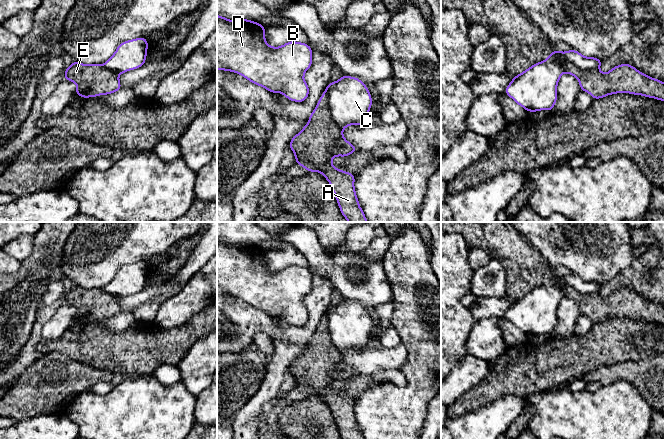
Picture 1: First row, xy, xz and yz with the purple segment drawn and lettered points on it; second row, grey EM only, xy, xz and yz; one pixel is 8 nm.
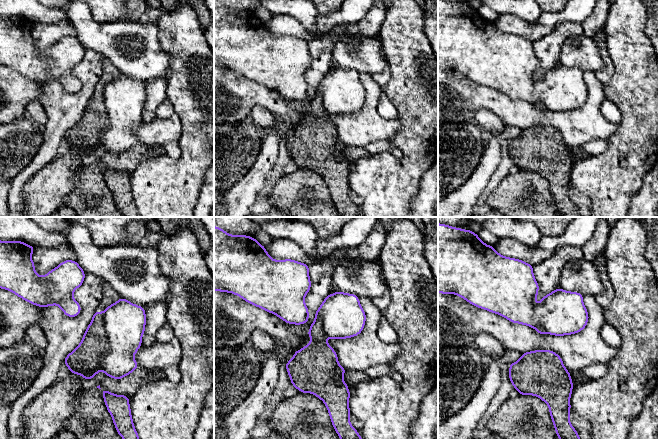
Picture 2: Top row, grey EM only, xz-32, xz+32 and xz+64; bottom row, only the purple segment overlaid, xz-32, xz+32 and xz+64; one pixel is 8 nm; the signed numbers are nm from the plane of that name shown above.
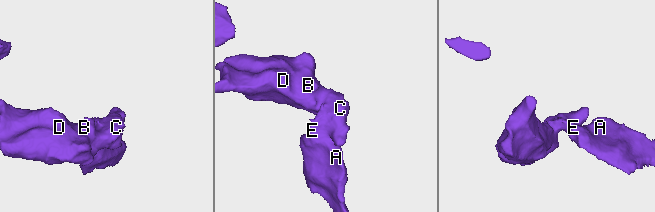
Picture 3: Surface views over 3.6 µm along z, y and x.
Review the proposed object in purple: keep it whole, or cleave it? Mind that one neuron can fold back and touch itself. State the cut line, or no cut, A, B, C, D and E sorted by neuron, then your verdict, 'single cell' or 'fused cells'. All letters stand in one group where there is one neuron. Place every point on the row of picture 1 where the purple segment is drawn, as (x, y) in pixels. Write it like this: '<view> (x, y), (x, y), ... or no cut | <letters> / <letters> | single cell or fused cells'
xz (324, 92), (339, 131), (335, 142), (337, 155) | A E / B C D | fused cells

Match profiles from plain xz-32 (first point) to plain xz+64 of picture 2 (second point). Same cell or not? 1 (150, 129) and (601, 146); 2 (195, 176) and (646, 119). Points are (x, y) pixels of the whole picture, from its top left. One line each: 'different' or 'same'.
1: different
2: same

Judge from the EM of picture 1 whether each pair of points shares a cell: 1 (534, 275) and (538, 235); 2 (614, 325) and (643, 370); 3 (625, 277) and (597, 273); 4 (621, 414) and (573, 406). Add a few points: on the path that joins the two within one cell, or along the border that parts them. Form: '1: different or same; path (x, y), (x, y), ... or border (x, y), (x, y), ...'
1: different; border (519, 233), (550, 266)
2: different; border (653, 356), (647, 359), (617, 362), (614, 364)
3: different; border (634, 259), (617, 276)
4: same; path (609, 414), (585, 414)

